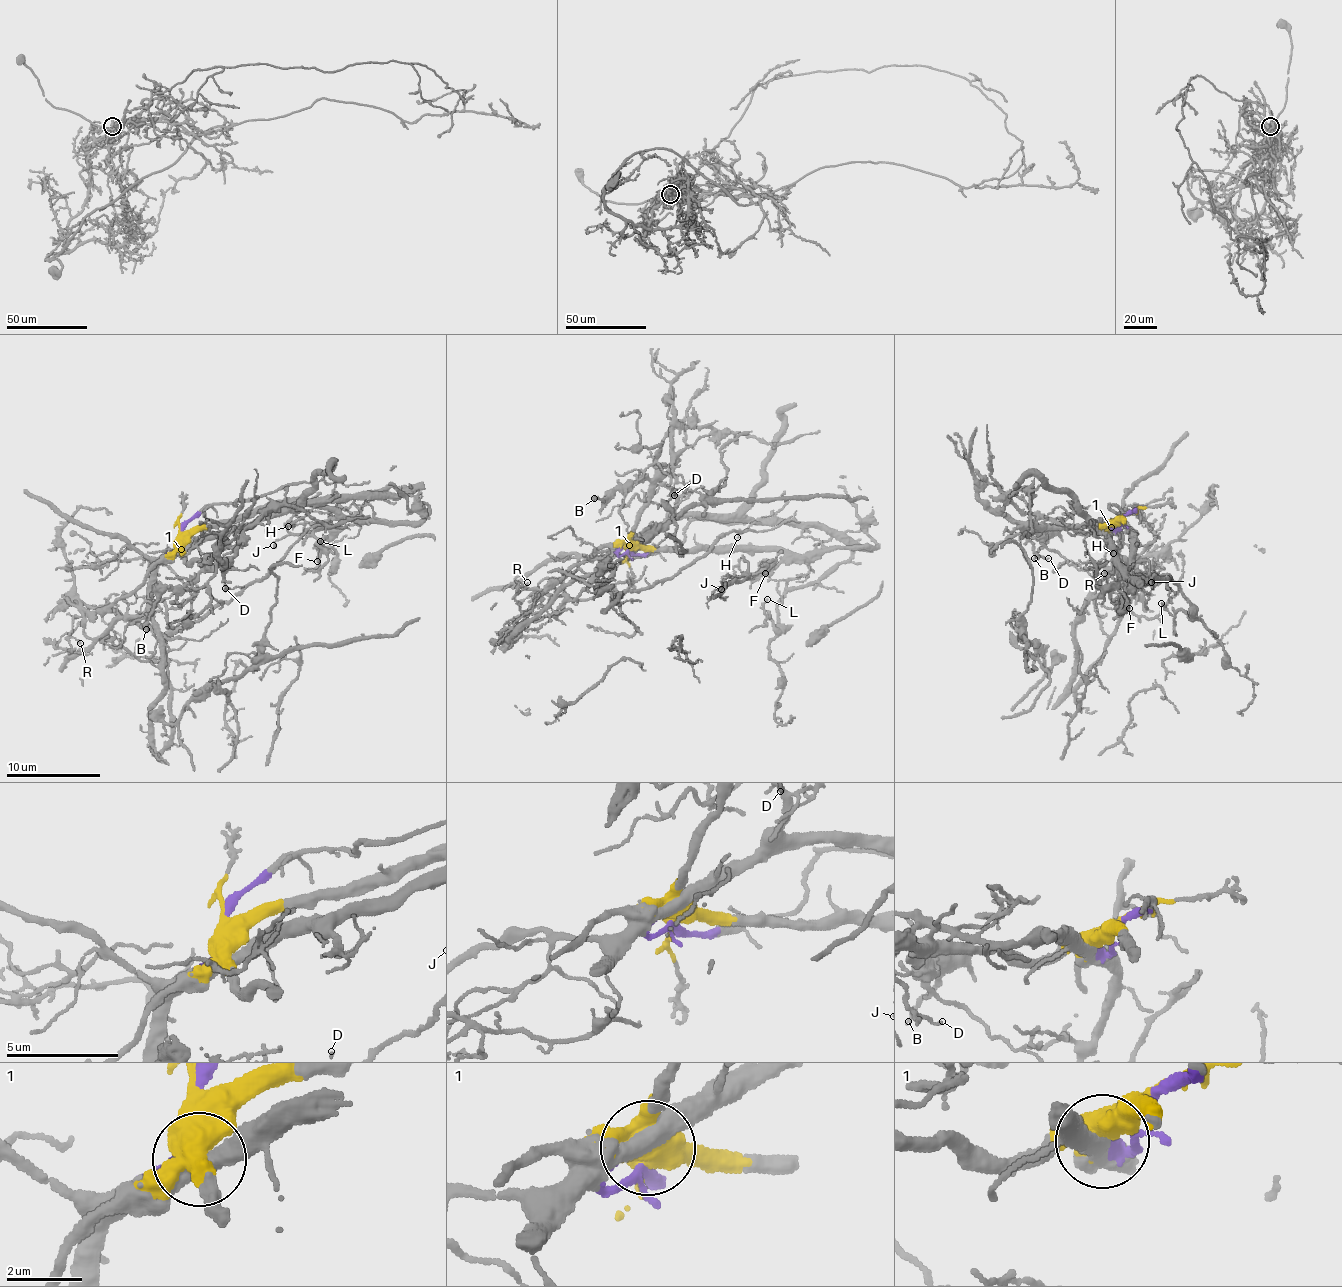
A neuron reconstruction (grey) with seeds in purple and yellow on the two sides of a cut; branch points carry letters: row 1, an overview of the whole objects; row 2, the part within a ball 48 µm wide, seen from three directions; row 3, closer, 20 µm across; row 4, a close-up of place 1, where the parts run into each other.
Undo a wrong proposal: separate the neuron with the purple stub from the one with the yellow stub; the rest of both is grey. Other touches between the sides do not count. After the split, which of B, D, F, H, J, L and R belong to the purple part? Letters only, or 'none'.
H, L, R

